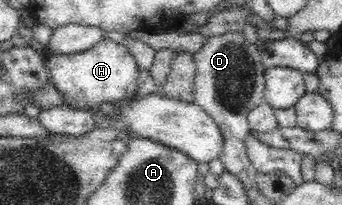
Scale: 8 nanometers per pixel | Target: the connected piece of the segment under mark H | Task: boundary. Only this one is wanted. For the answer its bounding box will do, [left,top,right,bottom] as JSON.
[45,37,139,110]

